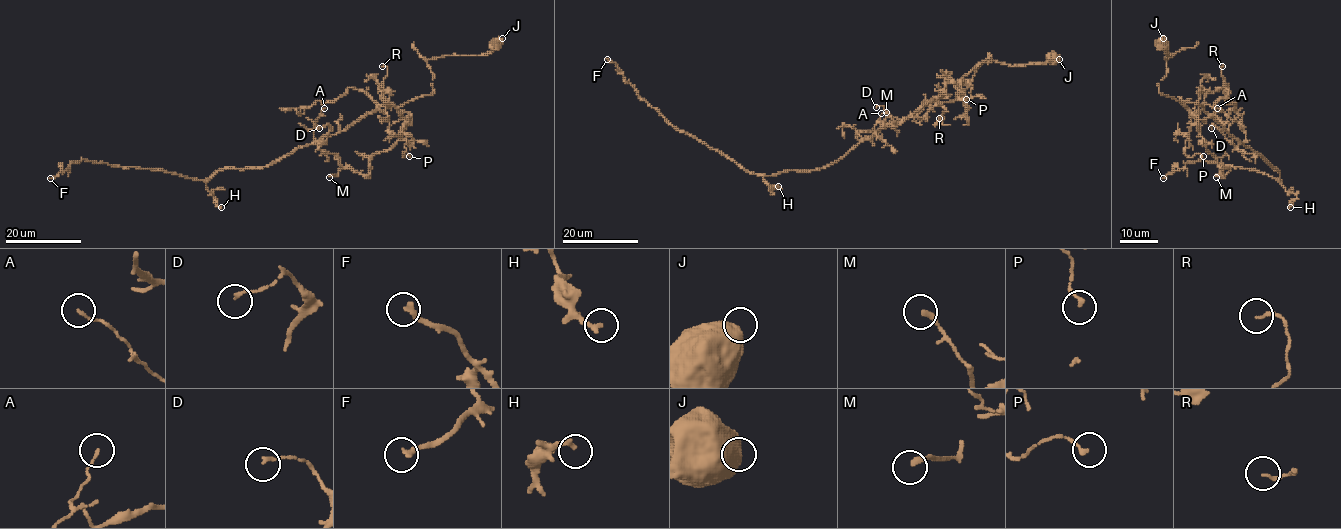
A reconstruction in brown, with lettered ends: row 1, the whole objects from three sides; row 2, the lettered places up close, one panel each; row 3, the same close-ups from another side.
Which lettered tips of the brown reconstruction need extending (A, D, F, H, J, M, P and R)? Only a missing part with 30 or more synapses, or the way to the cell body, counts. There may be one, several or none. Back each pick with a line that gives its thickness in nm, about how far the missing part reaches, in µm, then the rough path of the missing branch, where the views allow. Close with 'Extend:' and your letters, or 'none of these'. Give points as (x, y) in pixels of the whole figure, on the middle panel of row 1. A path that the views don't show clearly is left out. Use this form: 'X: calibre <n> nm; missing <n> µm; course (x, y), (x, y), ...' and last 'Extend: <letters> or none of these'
F: calibre 220 nm; missing 20 µm; course (607, 59), (608, 54), (600, 46), (597, 34), (590, 29), (576, 32), (568, 40)
Extend: F

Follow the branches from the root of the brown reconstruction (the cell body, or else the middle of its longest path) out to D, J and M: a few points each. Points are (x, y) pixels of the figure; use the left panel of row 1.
D: (296, 149), (312, 144), (320, 146), (330, 127), (327, 124), (319, 128)
J: (296, 149), (346, 129), (388, 102), (399, 108), (430, 94), (433, 76), (428, 59), (488, 54), (502, 38)
M: (296, 149), (391, 103), (404, 119), (402, 136), (373, 156), (365, 176), (344, 167), (329, 177)

